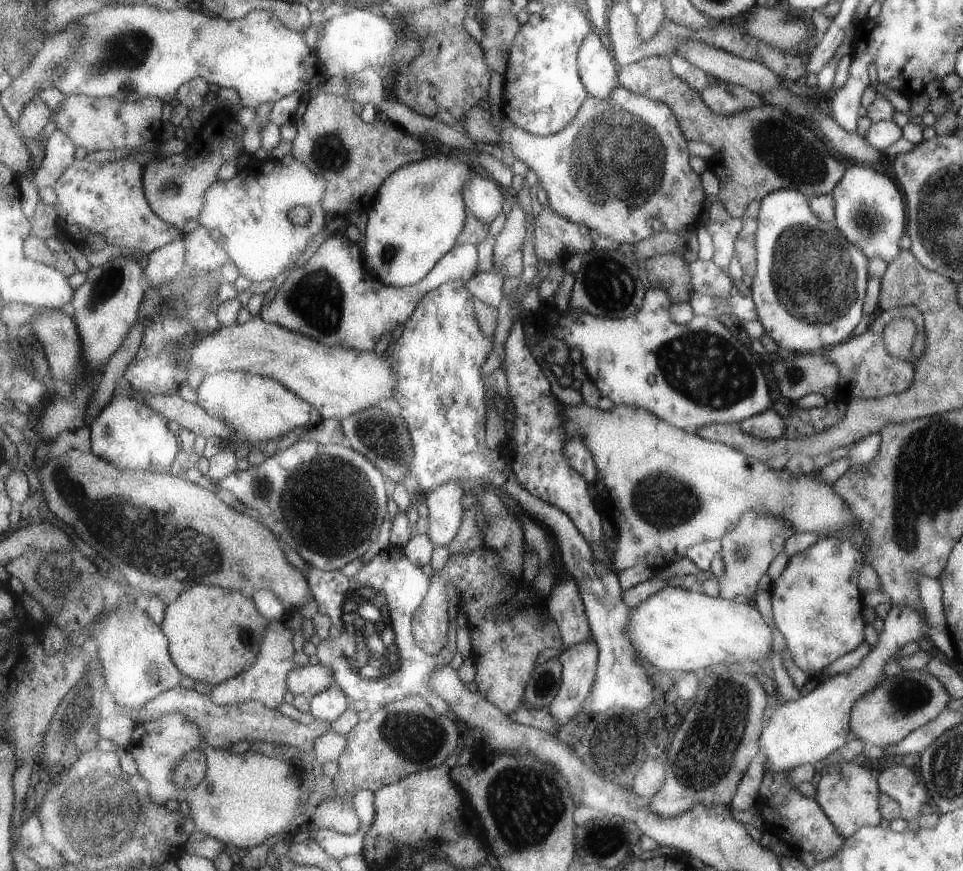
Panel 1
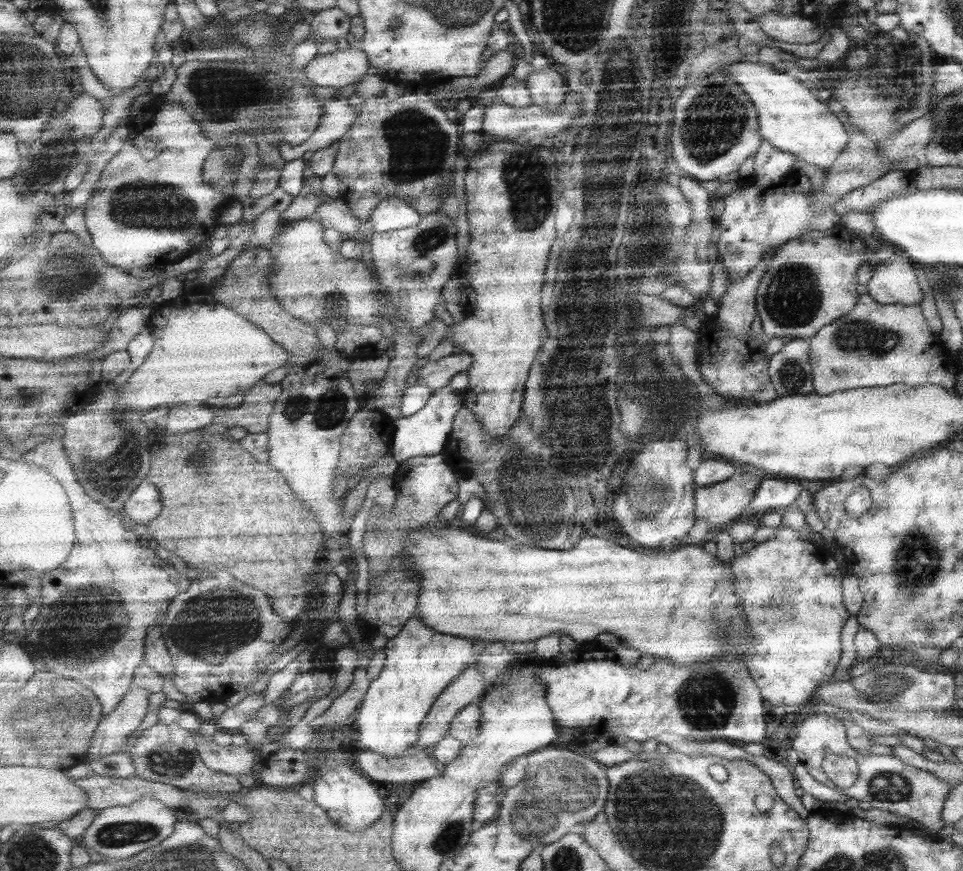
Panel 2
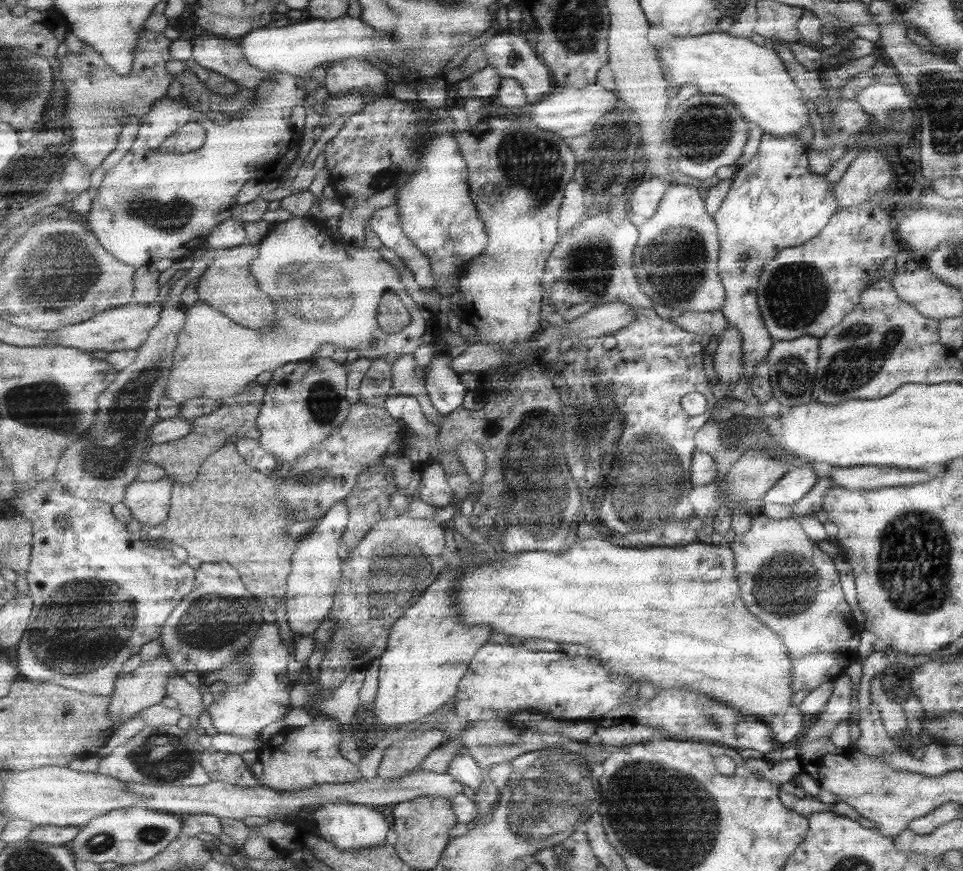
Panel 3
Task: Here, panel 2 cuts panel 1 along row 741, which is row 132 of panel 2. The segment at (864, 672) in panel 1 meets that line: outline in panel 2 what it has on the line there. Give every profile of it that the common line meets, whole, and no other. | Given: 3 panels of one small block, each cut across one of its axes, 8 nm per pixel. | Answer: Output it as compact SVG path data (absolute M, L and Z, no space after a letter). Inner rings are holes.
M741 60L739 64L729 66L729 72L755 104L759 116L759 134L763 140L777 150L789 152L797 160L815 166L819 172L827 172L827 168L833 166L835 158L839 158L839 152L843 152L847 146L849 132L845 130L843 120L831 112L825 102L815 98L815 90L805 88L799 80L779 74L769 64L761 62L753 64Z

